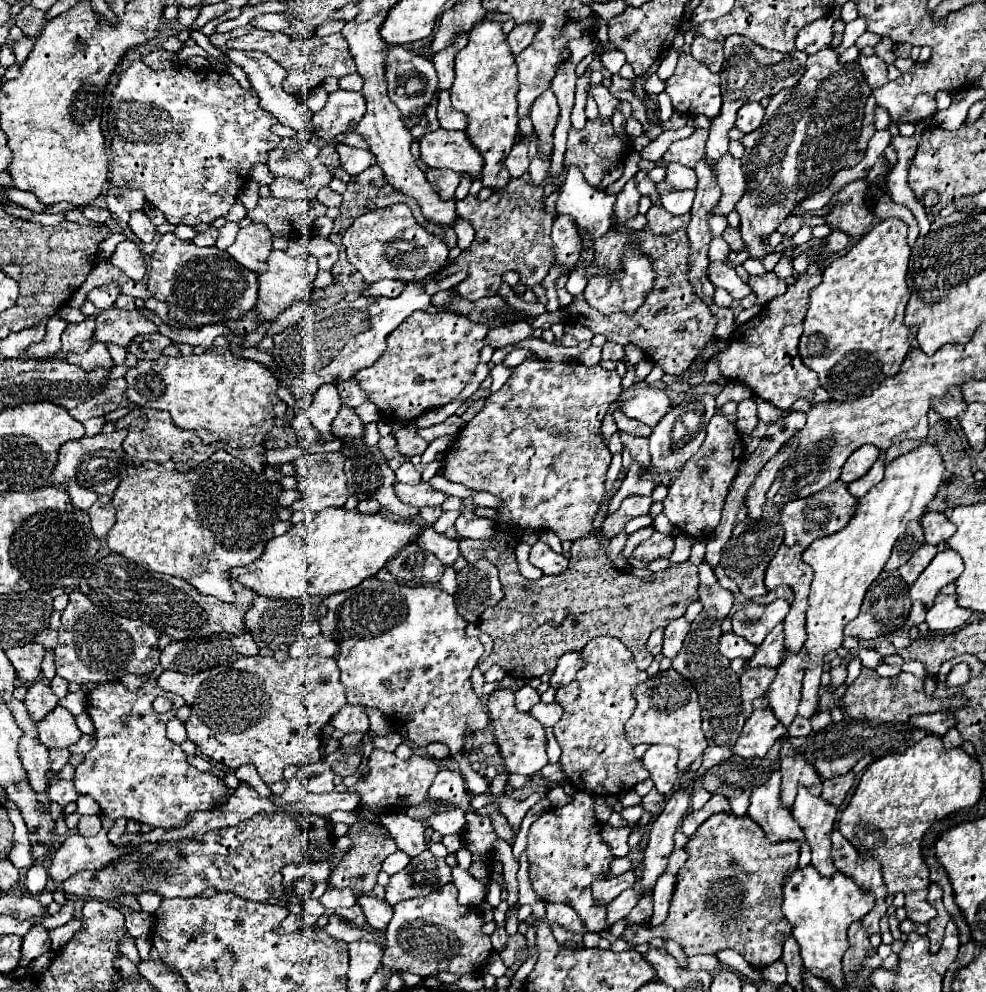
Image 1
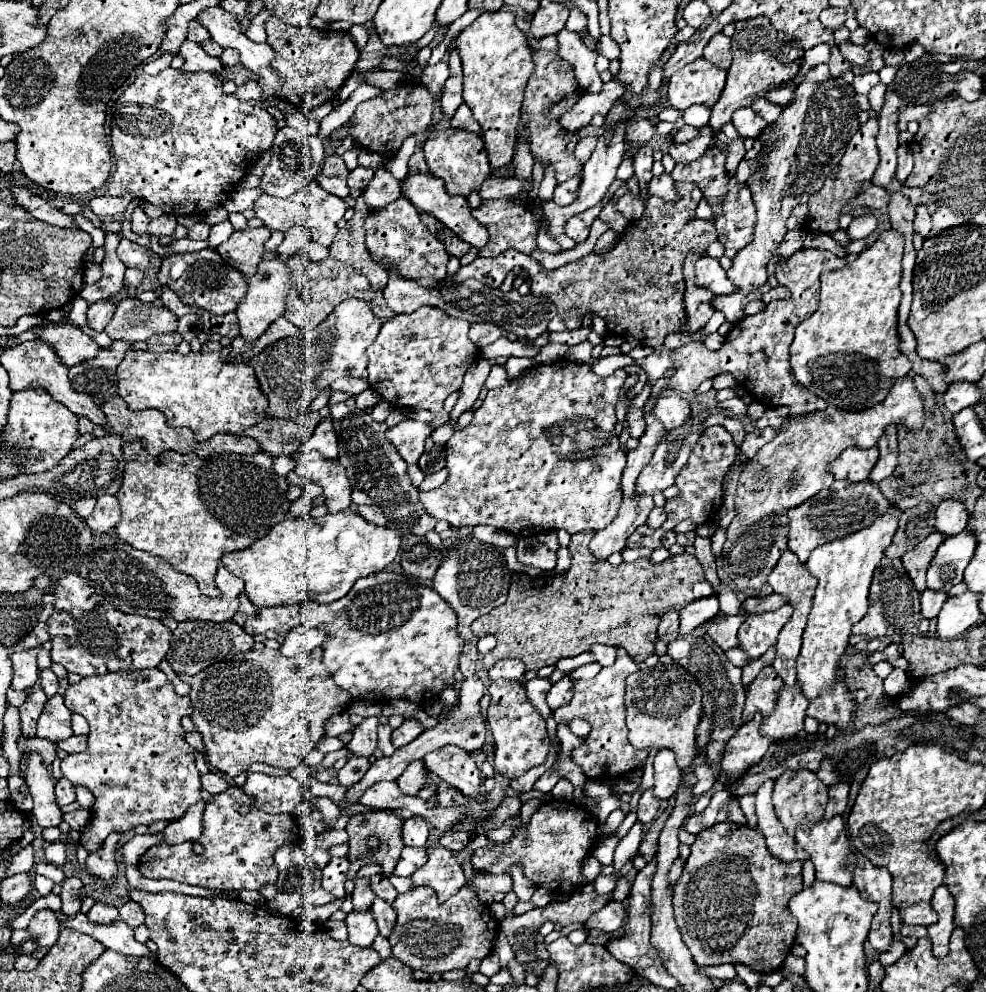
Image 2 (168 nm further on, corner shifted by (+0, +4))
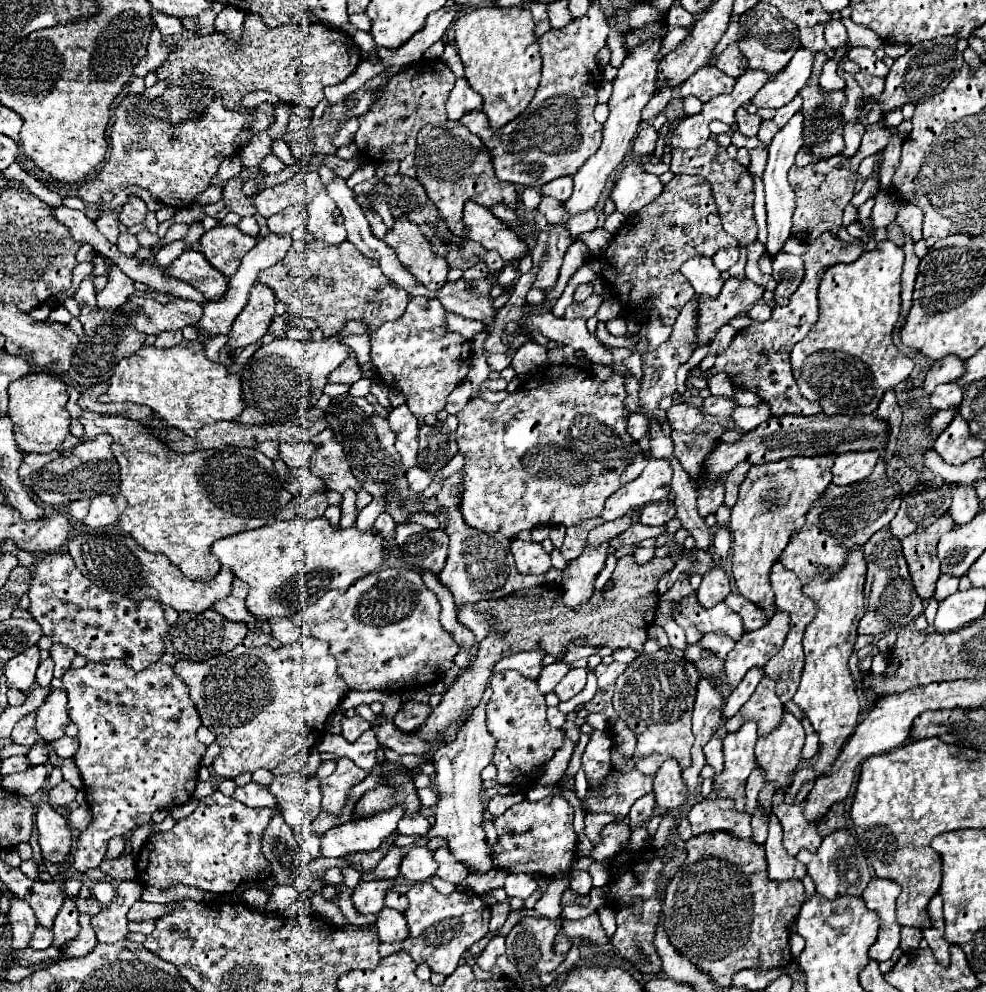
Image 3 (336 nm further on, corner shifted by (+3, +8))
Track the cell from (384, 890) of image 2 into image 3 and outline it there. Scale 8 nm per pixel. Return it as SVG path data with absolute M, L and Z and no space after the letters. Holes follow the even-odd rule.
M390 889L390 891L386 893L386 905L388 905L388 907L396 907L398 911L404 911L404 909L406 909L406 897L404 897L402 893Z

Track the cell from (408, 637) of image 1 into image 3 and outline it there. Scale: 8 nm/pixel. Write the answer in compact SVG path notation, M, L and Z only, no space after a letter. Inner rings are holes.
M380 569L364 579L356 579L346 593L328 591L316 603L296 611L292 621L316 639L330 643L330 653L338 661L338 673L350 689L358 691L408 691L426 689L436 683L446 669L454 665L458 645L454 637L440 625L438 597L424 585L414 569Z

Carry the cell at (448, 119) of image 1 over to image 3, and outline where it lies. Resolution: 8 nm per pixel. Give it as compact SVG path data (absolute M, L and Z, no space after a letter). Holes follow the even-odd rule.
M590 3L584 17L572 19L568 27L560 31L550 29L538 39L542 79L524 113L496 133L490 131L482 111L462 115L460 123L478 135L490 151L492 165L500 181L540 189L552 179L574 175L578 167L582 167L582 163L598 151L602 141L602 125L594 119L592 111L596 107L596 89L602 75L596 63L596 53L606 45L608 31L608 19L600 3Z

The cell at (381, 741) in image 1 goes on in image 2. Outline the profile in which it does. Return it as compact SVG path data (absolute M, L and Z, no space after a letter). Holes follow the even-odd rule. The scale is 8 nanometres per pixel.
M409 717L409 719L405 719L405 721L393 731L393 735L391 735L391 737L393 737L393 745L395 745L395 747L403 747L403 745L411 743L415 737L419 737L423 731L425 731L423 725L421 725L417 719Z

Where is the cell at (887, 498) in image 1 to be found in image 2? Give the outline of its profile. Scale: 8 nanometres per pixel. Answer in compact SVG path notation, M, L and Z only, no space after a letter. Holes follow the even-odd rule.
M895 509L893 515L877 519L871 527L859 533L817 547L805 563L805 567L819 583L813 599L813 609L809 613L809 623L803 633L803 647L797 659L797 683L805 699L809 701L807 715L815 717L819 723L847 729L853 717L855 701L847 689L845 679L837 675L839 659L847 651L851 627L859 623L859 619L863 619L863 615L867 613L867 593L871 577L877 563L883 559L885 549L891 545L899 515L901 511Z

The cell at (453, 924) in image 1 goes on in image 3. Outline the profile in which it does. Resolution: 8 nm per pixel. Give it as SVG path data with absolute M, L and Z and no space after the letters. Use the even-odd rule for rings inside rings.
M428 881L414 883L408 897L408 909L404 911L404 917L408 921L408 937L400 943L380 943L380 955L392 955L398 951L406 951L416 963L426 963L434 973L450 975L462 955L488 933L490 923L490 907L484 903L482 897L466 891L456 891L450 895L438 893Z

